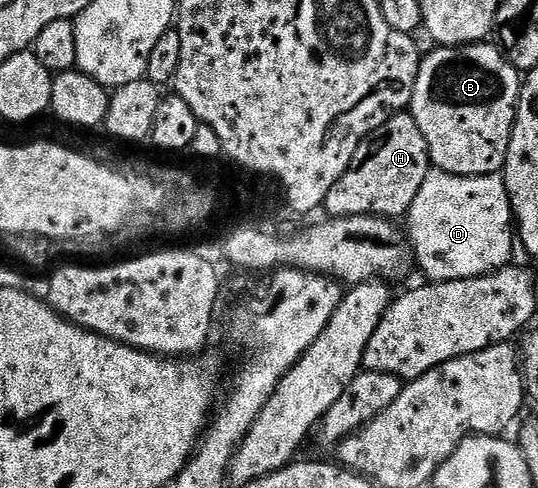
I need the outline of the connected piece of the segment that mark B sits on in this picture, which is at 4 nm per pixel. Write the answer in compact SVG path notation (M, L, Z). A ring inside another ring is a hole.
M495 43L435 47L432 50L419 62L417 83L409 106L411 116L417 119L417 127L421 127L421 135L425 135L425 143L429 143L432 166L458 176L500 172L507 158L519 107L520 70L507 60L506 53Z

